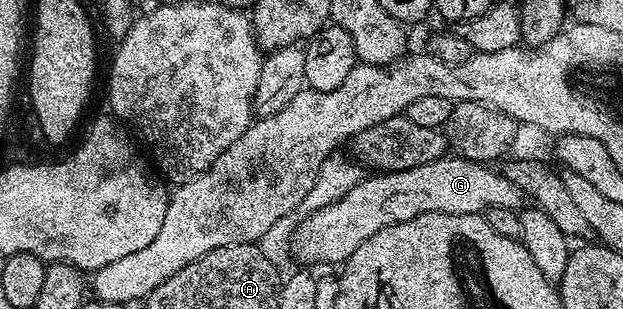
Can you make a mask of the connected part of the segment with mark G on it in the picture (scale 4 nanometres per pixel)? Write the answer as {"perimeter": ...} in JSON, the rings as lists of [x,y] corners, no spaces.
{"perimeter":[[[444,155],[438,161],[424,163],[420,167],[412,167],[408,171],[395,173],[375,172],[363,176],[358,185],[352,187],[347,194],[328,206],[320,207],[305,214],[302,222],[297,222],[293,230],[292,257],[303,261],[303,266],[335,265],[341,266],[364,243],[364,239],[372,239],[376,231],[384,231],[384,227],[392,227],[396,223],[404,223],[408,219],[416,219],[425,213],[451,213],[452,215],[468,215],[469,213],[485,214],[492,207],[508,207],[517,210],[523,204],[524,194],[520,192],[501,172],[494,173],[489,164],[469,161],[457,155]]]}

